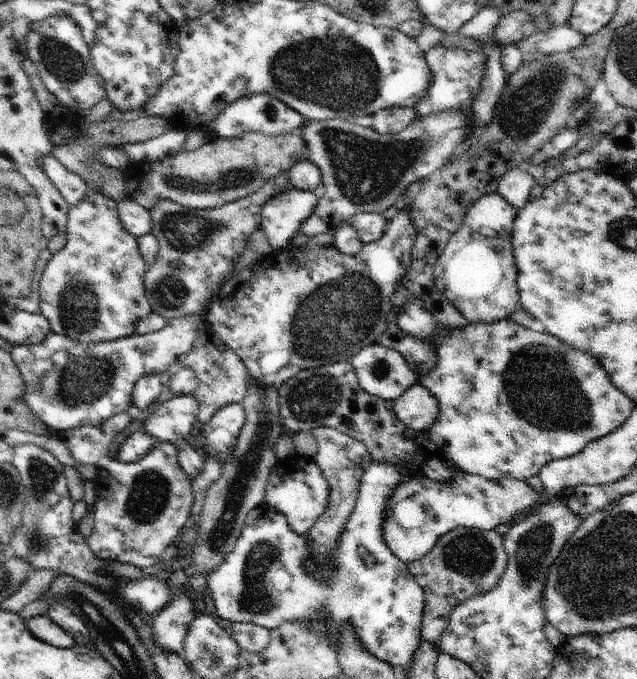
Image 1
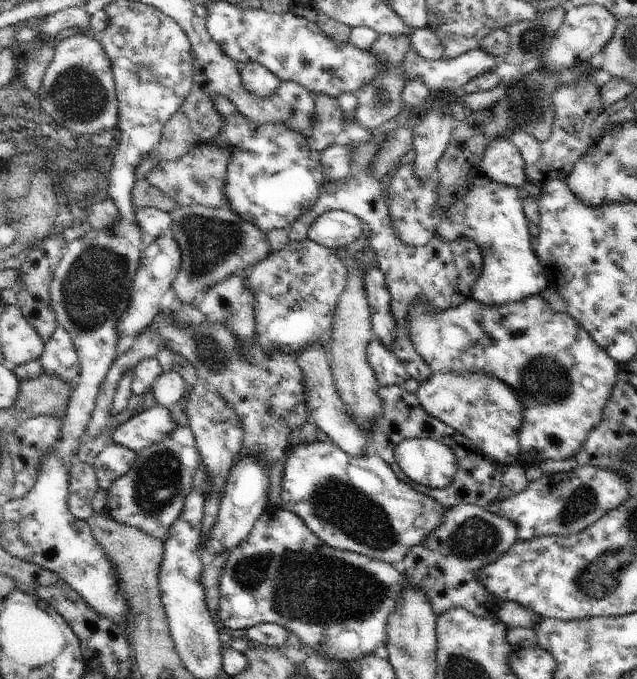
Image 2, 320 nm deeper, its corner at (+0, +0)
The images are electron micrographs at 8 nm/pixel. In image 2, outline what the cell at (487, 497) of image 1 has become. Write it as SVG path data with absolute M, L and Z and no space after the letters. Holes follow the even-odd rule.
M315 439L311 442L299 443L295 445L288 444L284 449L284 473L282 474L280 502L281 507L287 511L292 511L297 514L305 523L306 526L322 540L324 544L331 546L335 549L343 551L352 551L359 553L360 555L366 555L368 558L384 561L385 563L394 565L400 563L405 555L408 553L415 544L422 542L426 536L428 536L437 524L441 523L442 515L444 511L447 511L443 505L432 497L418 492L413 488L410 488L404 481L401 481L396 473L391 469L391 466L382 460L382 457L369 457L368 455L354 456L344 452L341 448L338 448L331 440L318 440Z

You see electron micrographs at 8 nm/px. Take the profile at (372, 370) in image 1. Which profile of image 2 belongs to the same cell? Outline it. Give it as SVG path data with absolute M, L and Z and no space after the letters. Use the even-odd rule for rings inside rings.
M379 340L370 341L365 351L381 387L403 385L406 382L409 377L408 371L402 366L396 355Z

